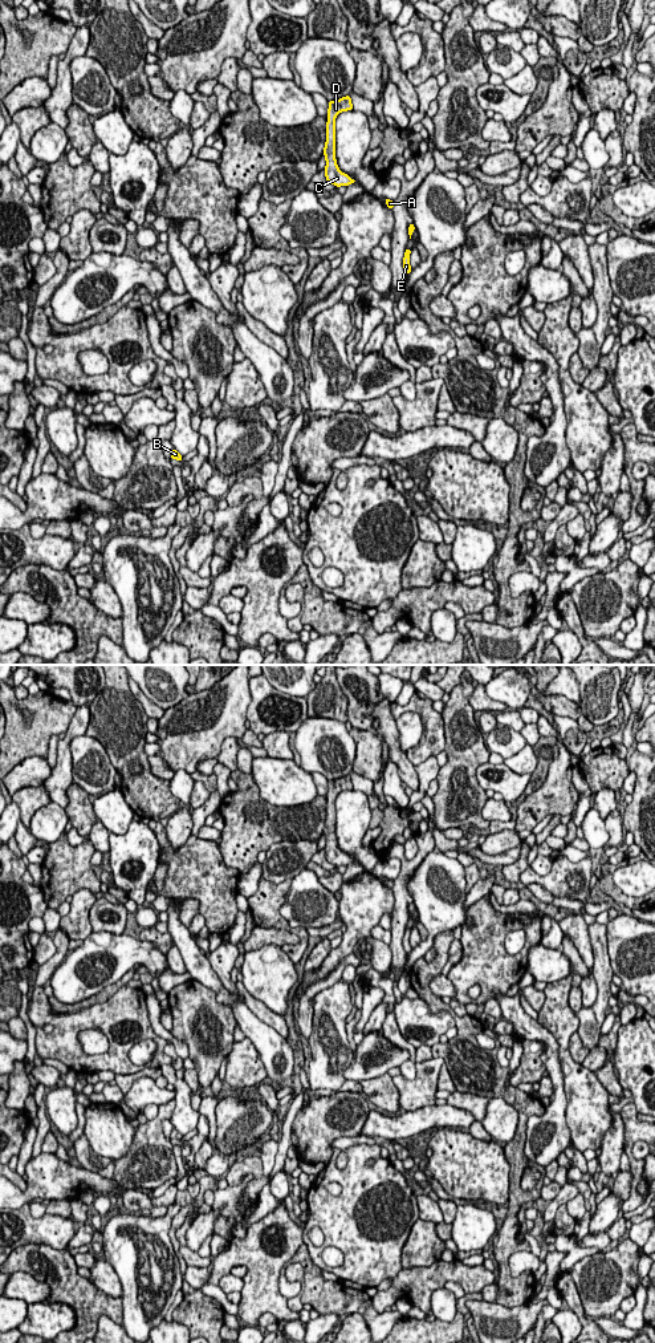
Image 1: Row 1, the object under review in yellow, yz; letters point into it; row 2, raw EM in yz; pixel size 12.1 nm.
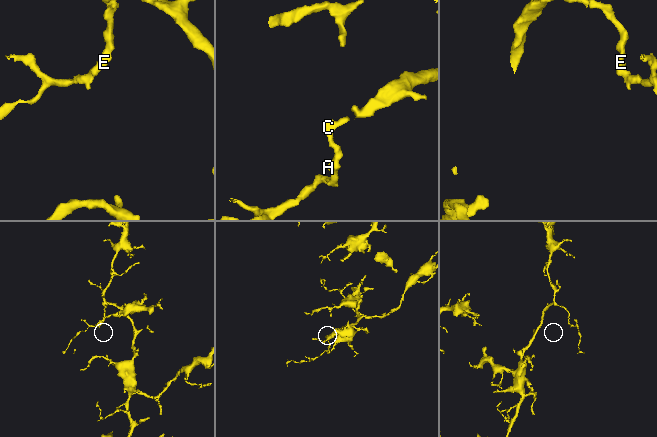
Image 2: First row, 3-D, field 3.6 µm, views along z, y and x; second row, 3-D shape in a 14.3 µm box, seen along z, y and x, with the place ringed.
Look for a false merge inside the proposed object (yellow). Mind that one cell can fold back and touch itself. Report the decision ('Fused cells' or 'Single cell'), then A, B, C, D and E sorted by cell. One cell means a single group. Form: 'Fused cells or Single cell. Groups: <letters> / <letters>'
Single cell. Groups: A B C D E

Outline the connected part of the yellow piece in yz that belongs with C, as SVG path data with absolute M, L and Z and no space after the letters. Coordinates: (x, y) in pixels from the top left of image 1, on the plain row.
M350 775L342 776L335 780L329 780L326 795L326 821L324 827L324 835L326 840L325 856L330 864L334 864L337 867L349 865L357 861L357 859L351 859L347 853L339 849L335 839L335 798L339 792L347 790L353 790Z

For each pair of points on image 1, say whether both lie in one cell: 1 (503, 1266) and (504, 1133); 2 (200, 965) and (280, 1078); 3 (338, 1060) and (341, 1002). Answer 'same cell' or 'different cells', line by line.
1: different cells
2: same cell
3: same cell

